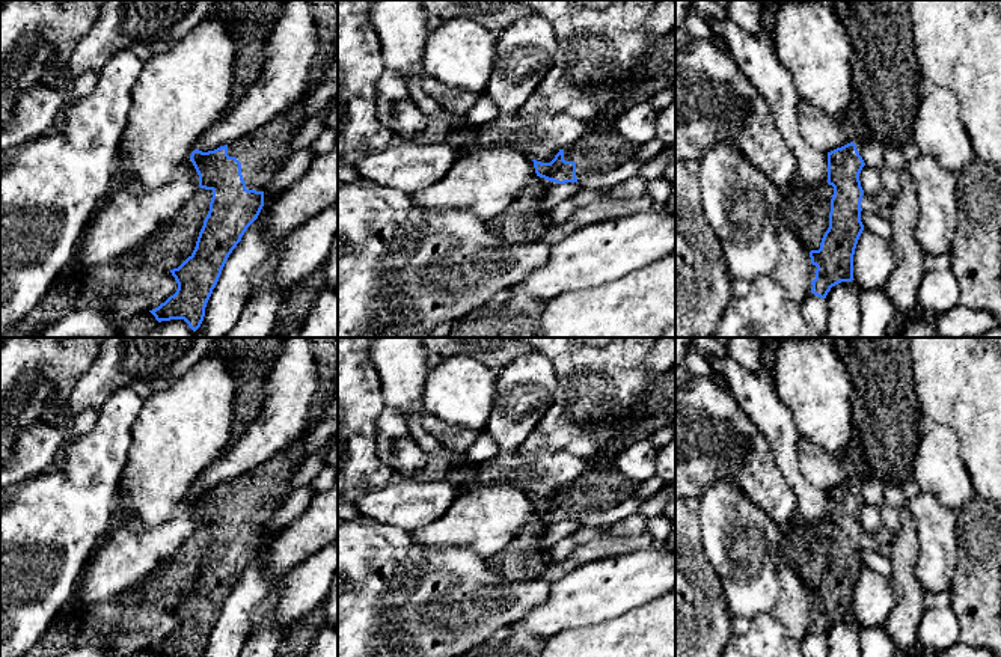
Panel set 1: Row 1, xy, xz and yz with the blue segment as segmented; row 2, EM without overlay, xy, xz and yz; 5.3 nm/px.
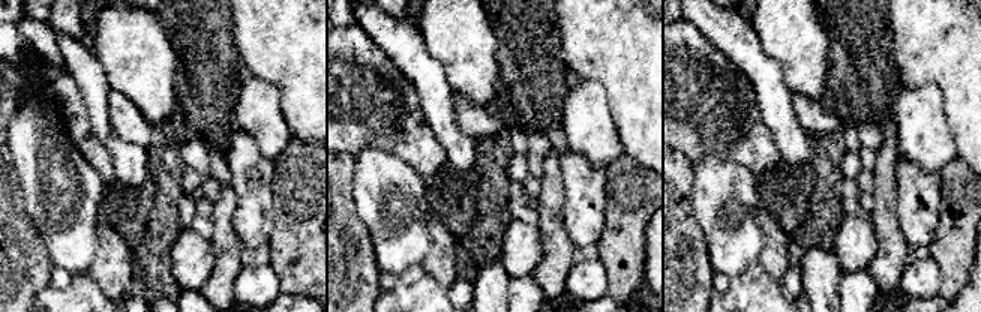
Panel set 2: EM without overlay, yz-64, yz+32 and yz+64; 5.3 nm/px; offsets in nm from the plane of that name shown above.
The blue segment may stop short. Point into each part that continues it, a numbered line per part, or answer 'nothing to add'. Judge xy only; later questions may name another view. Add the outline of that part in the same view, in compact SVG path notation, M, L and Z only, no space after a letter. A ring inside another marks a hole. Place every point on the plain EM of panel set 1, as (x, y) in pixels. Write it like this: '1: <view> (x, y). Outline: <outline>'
1: xy (263, 490). Outline: M289 448L264 461L256 469L228 482L228 493L241 500L247 527L264 529L292 493L292 475L303 460Z

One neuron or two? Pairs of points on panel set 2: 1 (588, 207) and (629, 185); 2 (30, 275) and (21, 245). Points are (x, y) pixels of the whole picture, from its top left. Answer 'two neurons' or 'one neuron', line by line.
1: two neurons
2: one neuron

